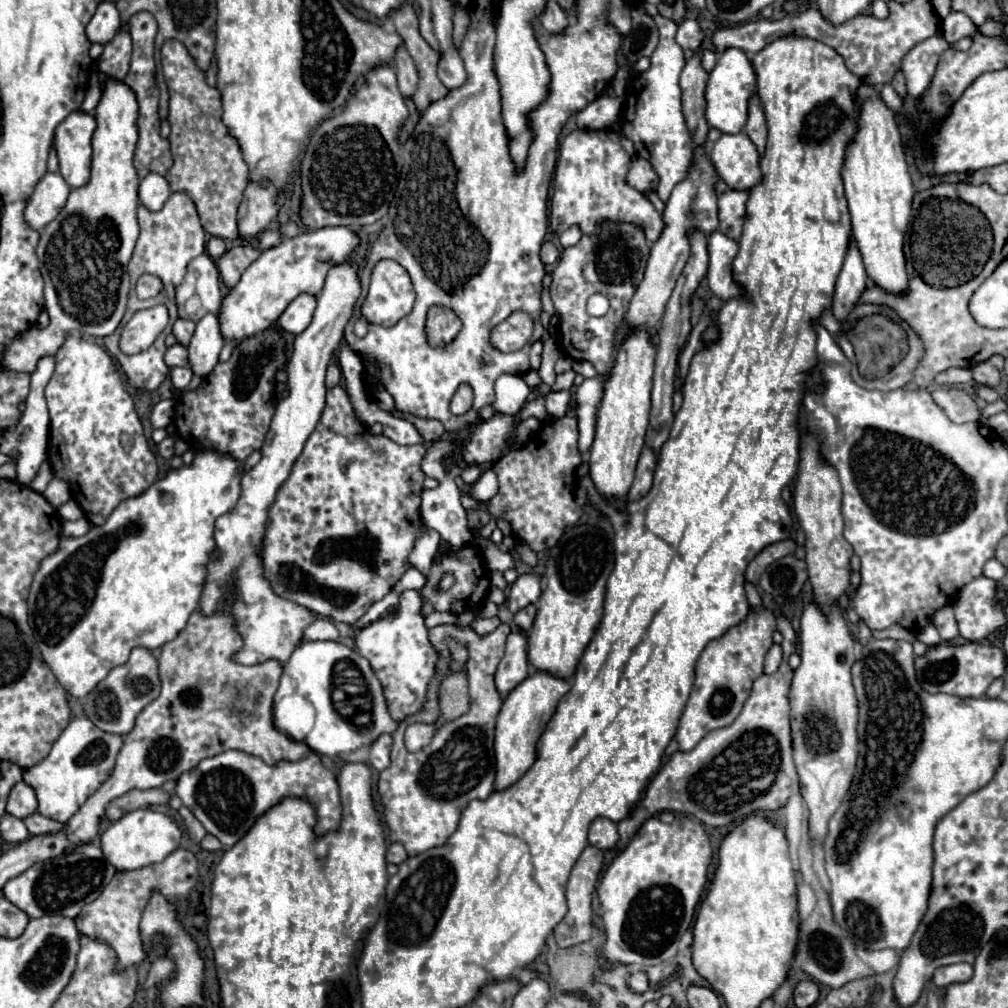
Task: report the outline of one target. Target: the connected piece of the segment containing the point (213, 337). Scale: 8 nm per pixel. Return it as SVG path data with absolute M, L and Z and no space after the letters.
M206 314L196 322L196 332L188 344L188 364L196 376L206 378L218 364L218 354L224 346L216 314Z

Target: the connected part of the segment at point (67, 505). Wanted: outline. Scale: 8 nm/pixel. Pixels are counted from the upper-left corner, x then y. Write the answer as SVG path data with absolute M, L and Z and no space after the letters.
M74 500L64 502L64 504L58 508L58 514L60 514L62 520L78 520L78 518L84 516L82 510L80 510L80 506L78 506Z

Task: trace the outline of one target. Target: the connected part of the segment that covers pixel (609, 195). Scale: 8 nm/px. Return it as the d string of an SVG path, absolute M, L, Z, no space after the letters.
M574 130L560 144L560 156L554 172L554 194L550 202L550 226L560 236L570 226L578 224L584 234L592 234L604 220L636 222L654 244L662 230L662 214L652 206L646 194L632 190L624 182L630 156L620 144L620 134L614 130Z

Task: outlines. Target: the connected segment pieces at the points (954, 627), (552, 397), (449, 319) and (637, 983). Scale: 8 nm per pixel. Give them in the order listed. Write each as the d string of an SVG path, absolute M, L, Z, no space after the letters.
M940 608L940 610L936 610L936 614L934 614L934 626L938 628L938 632L940 632L944 642L950 642L952 638L958 636L958 624L956 624L952 608Z
M562 390L562 392L550 392L546 396L546 410L552 418L562 418L566 414L566 408L570 404L570 392Z
M434 306L428 312L426 334L428 334L428 340L432 342L432 346L448 344L460 332L460 328L462 328L462 322L452 310Z
M636 972L630 976L628 980L628 986L634 990L634 992L646 992L648 990L648 976L644 972Z

